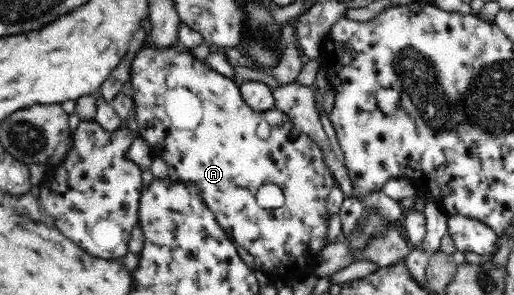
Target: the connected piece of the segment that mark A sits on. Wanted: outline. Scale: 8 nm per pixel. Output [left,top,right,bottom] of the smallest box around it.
[129,44,333,277]

